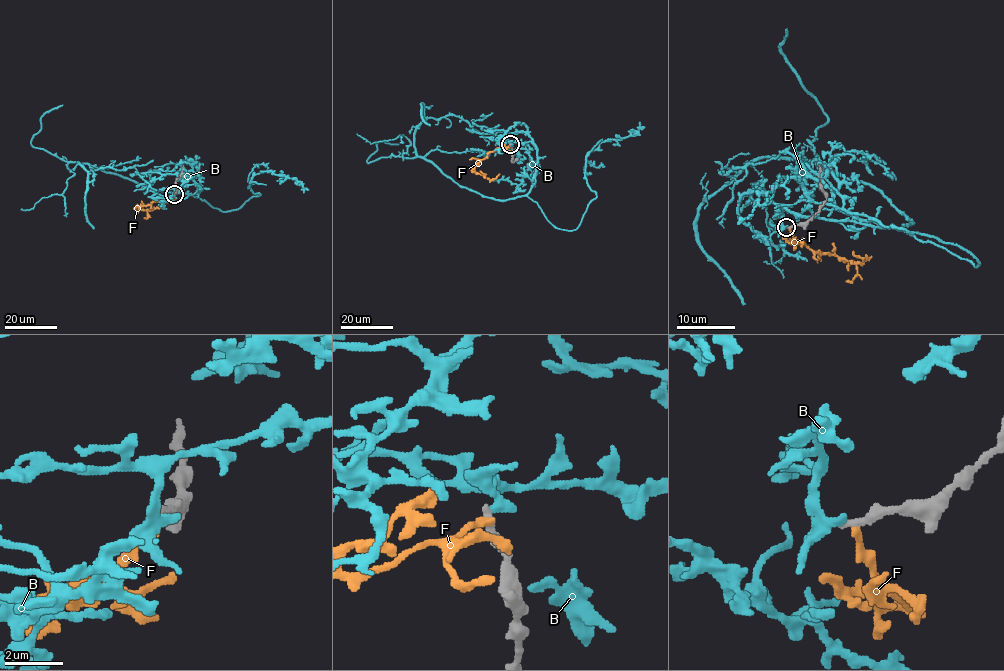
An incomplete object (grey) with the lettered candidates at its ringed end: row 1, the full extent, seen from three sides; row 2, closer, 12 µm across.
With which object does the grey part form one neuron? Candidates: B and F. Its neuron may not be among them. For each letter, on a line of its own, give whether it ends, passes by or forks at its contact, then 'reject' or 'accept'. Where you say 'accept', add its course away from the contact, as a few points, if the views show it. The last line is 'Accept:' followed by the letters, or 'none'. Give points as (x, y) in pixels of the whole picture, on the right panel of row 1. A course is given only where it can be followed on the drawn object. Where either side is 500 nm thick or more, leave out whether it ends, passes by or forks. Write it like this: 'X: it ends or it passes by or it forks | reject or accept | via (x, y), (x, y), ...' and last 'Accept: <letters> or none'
B: it ends | reject
F: it ends | reject
Accept: none

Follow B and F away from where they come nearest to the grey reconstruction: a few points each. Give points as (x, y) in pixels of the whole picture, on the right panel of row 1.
B: (787, 227), (780, 205), (911, 223), (871, 185), (818, 160), (758, 157), (720, 172), (746, 175), (724, 227)
F: (790, 227), (799, 243), (815, 252), (831, 253), (860, 263), (866, 259), (853, 250)

